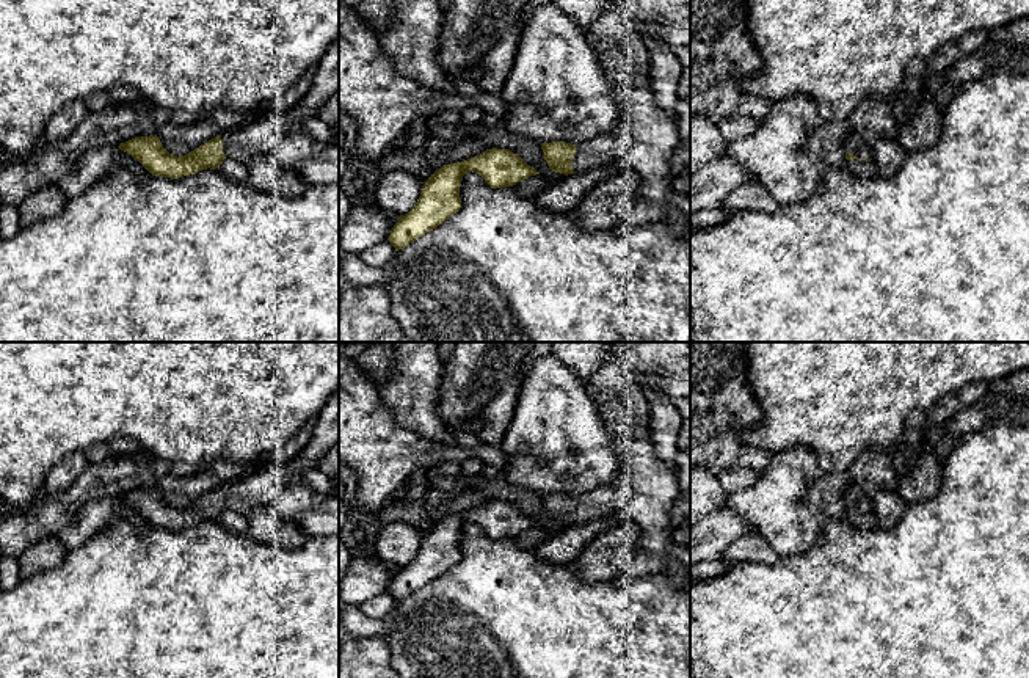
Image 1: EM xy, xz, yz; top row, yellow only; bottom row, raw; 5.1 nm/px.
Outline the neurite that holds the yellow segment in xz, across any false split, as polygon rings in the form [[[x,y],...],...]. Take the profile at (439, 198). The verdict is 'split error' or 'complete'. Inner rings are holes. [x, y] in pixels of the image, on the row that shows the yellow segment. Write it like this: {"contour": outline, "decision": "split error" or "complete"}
{"contour": [[[497,148],[464,162],[441,166],[422,185],[416,206],[397,218],[387,239],[395,251],[433,231],[460,210],[460,185],[467,171],[480,174],[491,188],[513,187],[540,174],[510,149]]], "decision": "complete"}

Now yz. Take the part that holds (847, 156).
{"contour": [[[849,130],[847,133],[844,151],[847,160],[872,160],[872,148],[869,148],[853,130]]], "decision": "split error"}

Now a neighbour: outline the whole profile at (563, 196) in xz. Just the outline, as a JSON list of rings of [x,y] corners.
[[[616,162],[568,174],[562,180],[533,198],[535,204],[547,212],[573,212],[584,196],[620,173]]]

